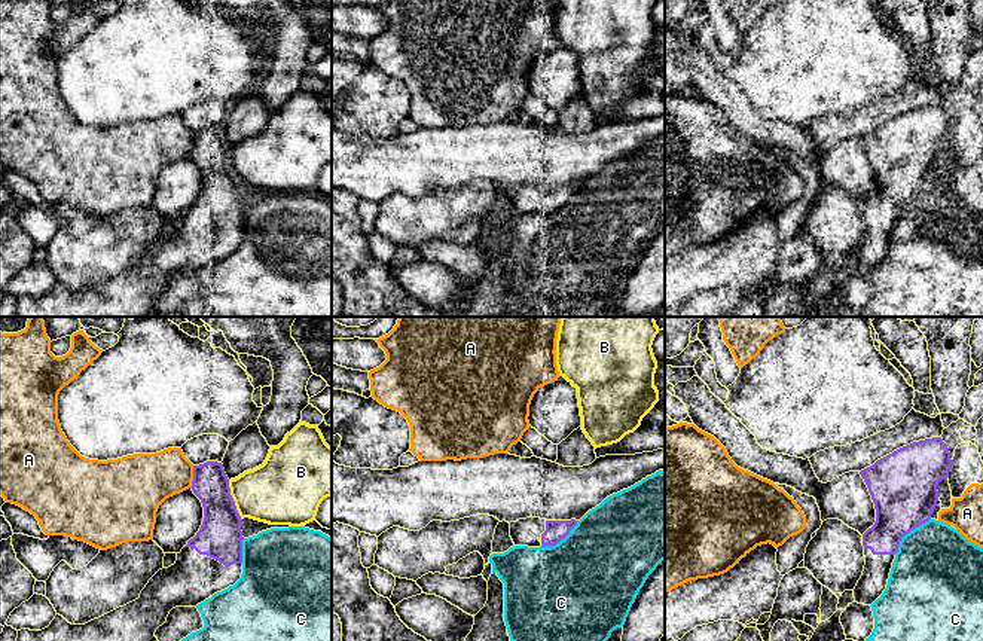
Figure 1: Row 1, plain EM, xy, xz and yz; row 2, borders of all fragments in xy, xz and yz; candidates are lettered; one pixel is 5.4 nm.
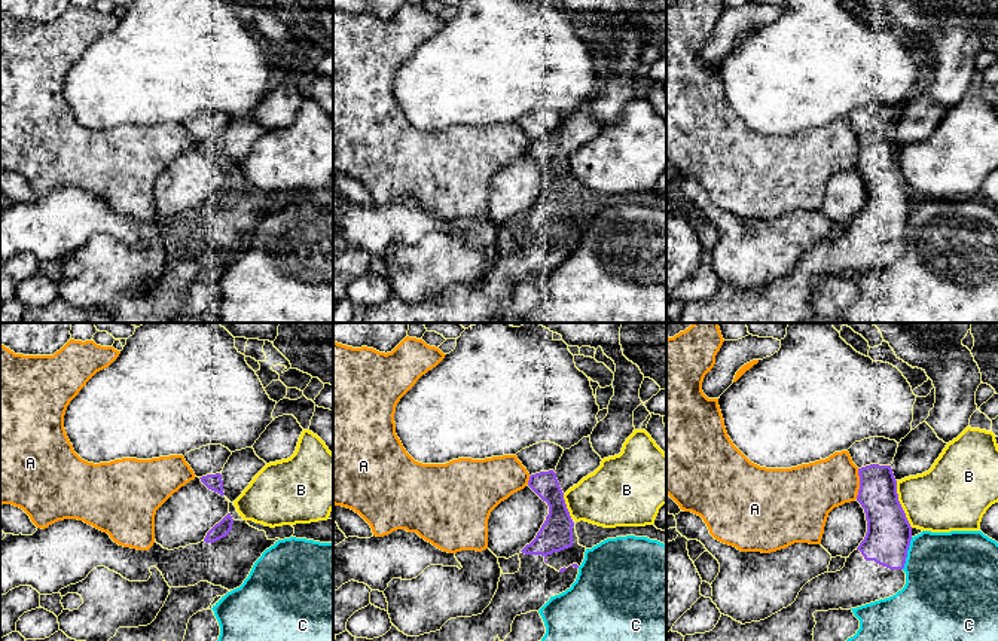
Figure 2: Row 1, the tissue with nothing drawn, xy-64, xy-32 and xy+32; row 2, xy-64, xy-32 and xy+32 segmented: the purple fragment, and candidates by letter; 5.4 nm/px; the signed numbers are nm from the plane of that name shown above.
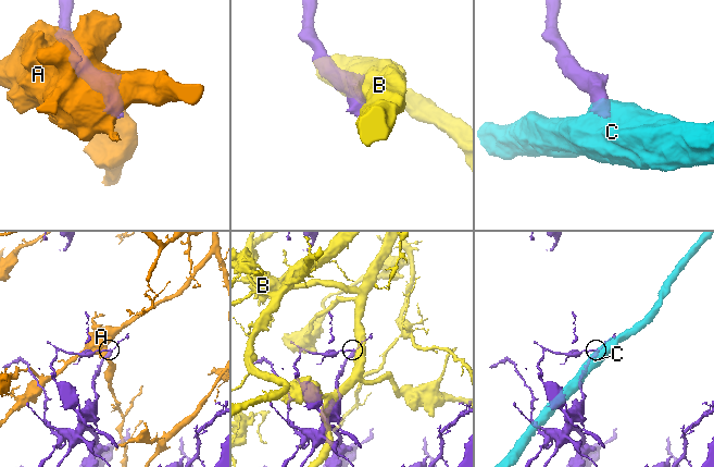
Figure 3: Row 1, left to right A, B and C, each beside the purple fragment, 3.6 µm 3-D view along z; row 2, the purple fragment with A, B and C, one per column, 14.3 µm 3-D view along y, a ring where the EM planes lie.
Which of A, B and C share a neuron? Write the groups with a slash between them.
A / B / C

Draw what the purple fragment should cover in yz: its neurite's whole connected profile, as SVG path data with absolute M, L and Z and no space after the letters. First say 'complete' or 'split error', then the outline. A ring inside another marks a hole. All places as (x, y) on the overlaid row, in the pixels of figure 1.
split error | M941 437L903 446L860 471L876 509L876 522L863 534L866 565L854 589L855 602L871 605L886 589L901 538L928 522L938 501L937 485L949 477L952 460Z

